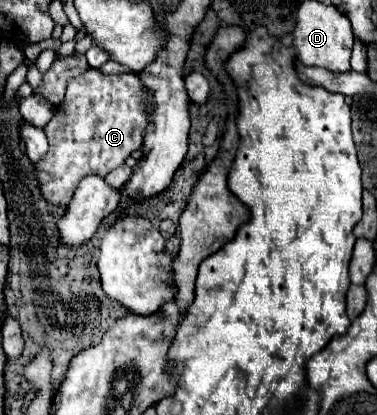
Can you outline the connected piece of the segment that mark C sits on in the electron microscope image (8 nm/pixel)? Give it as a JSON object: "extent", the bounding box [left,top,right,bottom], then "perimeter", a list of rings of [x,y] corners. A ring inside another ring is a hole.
{"extent":[33,68,149,206],"perimeter":[[[89,68],[81,76],[73,78],[67,84],[63,104],[57,106],[53,120],[43,128],[47,138],[49,138],[49,152],[47,152],[47,156],[43,156],[43,160],[39,160],[39,164],[33,164],[35,166],[35,180],[43,192],[43,198],[49,204],[67,206],[73,190],[77,188],[77,184],[85,176],[103,178],[113,168],[121,166],[129,158],[131,152],[139,150],[143,144],[143,130],[147,126],[147,114],[145,114],[147,100],[149,100],[149,94],[143,90],[139,78],[133,74],[105,76],[99,70]]]}

